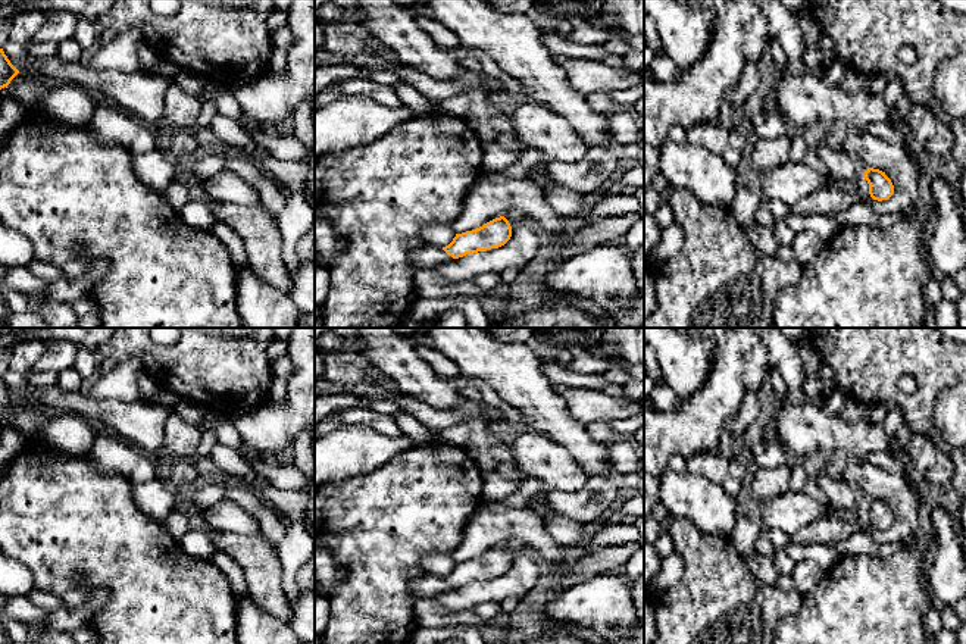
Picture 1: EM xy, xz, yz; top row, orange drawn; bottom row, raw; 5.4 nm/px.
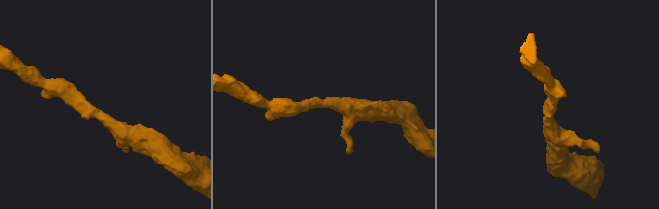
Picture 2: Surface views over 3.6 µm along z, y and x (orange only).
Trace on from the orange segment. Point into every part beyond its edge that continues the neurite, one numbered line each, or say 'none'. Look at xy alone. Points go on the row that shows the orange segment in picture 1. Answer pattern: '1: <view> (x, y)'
none

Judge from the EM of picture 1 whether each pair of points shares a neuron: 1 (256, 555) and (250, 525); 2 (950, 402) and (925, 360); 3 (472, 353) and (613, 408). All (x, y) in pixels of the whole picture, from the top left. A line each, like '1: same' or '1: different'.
1: different
2: different
3: different

